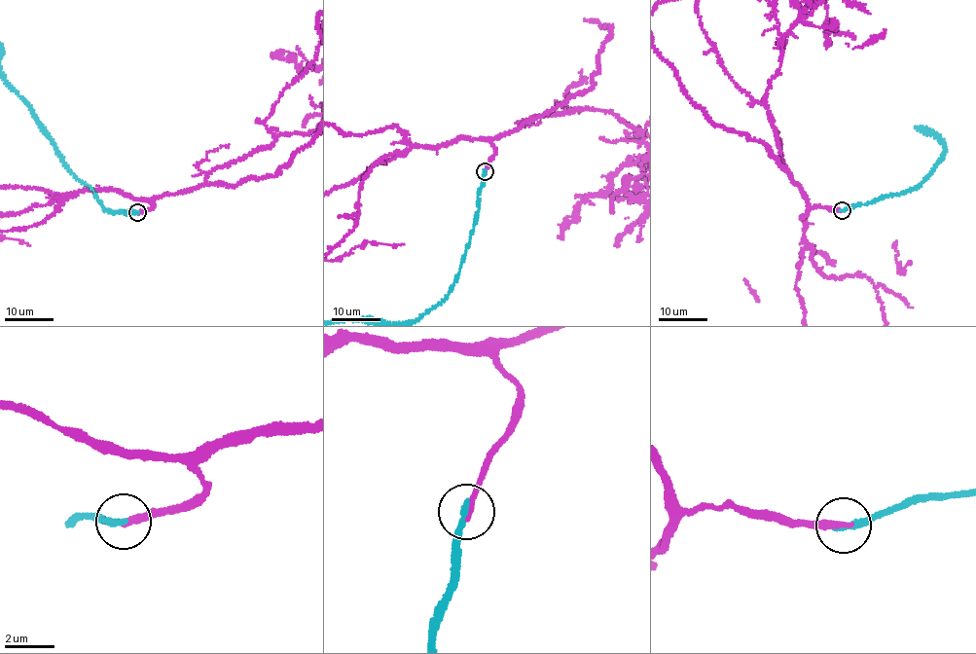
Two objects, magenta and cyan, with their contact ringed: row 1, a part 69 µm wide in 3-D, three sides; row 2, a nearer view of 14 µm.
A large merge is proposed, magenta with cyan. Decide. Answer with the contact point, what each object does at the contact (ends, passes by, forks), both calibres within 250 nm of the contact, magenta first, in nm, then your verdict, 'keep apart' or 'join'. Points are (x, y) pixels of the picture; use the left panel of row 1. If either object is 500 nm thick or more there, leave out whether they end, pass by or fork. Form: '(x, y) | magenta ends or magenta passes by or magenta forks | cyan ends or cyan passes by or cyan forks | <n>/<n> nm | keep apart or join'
(137, 212) | magenta ends | cyan ends | 280/280 nm | join

